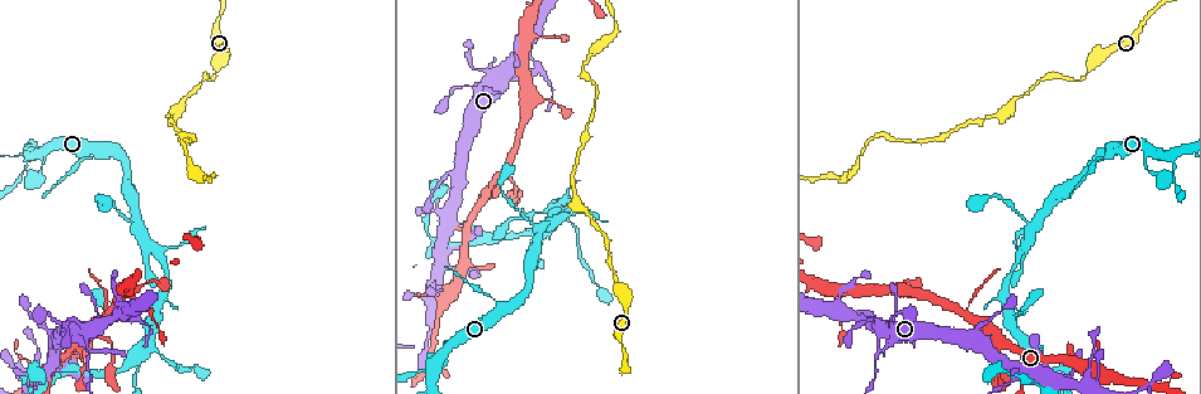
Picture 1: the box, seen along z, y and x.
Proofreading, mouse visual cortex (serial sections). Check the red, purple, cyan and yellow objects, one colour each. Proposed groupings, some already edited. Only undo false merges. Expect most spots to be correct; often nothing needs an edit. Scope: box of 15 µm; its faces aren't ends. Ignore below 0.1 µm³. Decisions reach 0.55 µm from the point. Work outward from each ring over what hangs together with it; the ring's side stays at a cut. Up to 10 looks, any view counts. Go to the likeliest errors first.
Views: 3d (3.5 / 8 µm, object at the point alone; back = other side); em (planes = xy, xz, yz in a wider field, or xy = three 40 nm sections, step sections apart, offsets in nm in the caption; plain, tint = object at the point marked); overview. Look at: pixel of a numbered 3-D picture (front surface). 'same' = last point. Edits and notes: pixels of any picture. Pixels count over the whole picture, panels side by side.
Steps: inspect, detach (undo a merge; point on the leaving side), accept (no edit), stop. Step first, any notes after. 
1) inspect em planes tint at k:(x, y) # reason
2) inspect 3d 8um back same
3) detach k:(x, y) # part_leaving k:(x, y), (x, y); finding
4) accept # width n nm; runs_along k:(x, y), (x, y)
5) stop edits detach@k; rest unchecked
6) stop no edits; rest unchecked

inspect 3d 3.5um at 1:(581, 71)

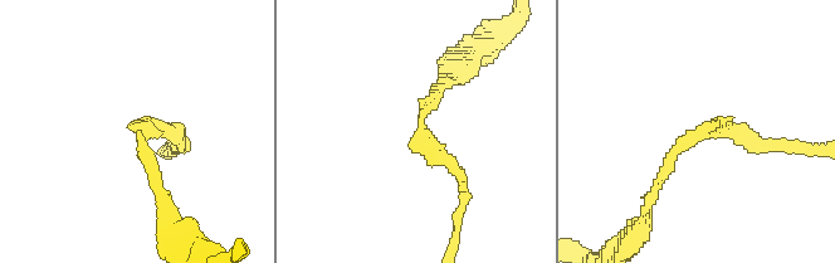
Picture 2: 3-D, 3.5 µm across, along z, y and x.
inspect em planes tint at 2:(703, 129) # arm_widths 150, 200 nm

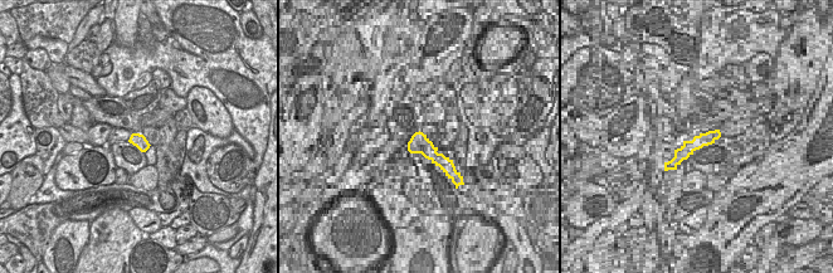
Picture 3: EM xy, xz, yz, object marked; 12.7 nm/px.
accept # runs_along 2:(763, 147), (703, 127), (654, 189); one cell here

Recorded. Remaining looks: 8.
inspect 3d 3.5um at 1:(87, 348) # sudden change in width

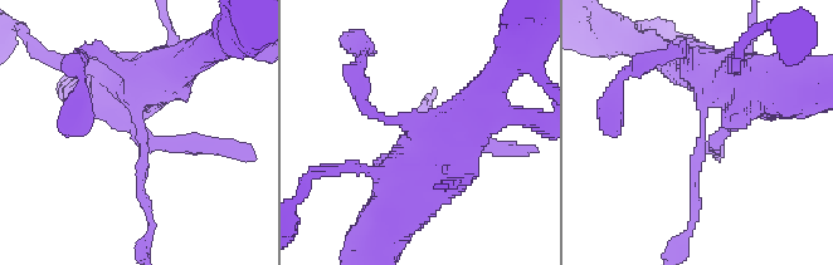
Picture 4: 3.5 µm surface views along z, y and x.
inspect em xy step 1 tint at 4:(139, 127) # arm_widths 150, 600 nm

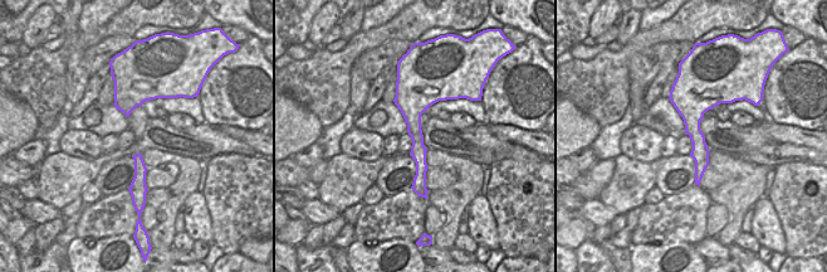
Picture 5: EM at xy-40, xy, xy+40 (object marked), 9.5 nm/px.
inspect em xy step 3 tint same # cut it another way

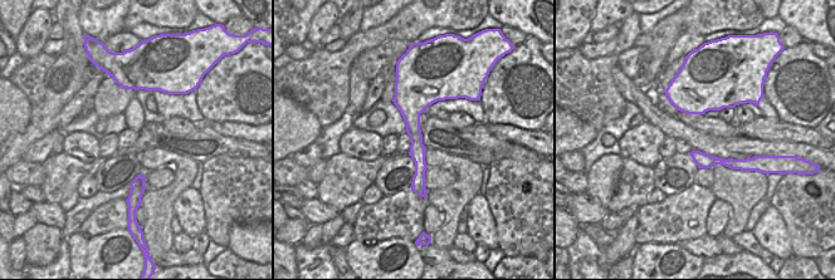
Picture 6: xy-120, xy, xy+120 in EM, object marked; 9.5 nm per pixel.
accept # runs_along 4:(745, 78), (704, 102), (695, 210); continuous, no second cell

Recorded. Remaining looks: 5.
inspect 3d 3.5um at 1:(1034, 225) # thin arm on a thick one

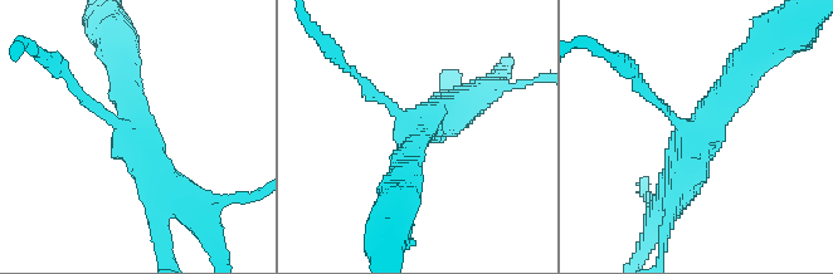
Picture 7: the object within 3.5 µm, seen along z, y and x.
inspect em xy step 5 tint at 7:(699, 133) # now the EM

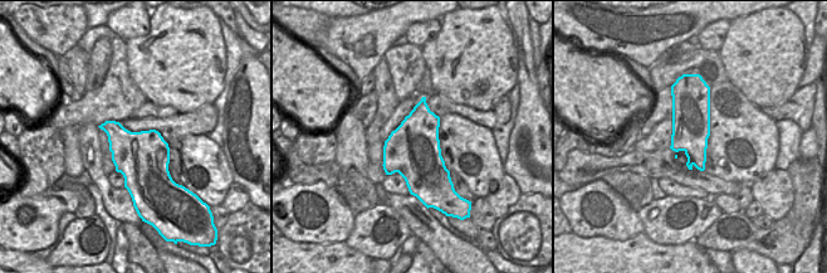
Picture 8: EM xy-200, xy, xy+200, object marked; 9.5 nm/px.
inspect em xy step 3 tint same # another direction

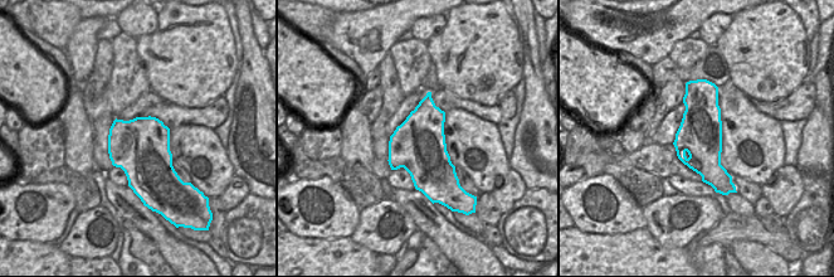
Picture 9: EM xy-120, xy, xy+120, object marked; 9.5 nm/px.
accept # arms 3; arm_widths 150, 400, 450 nm; runs_along 7:(744, 64), (698, 133), (672, 200); all the same cell

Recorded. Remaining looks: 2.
inspect 3d 3.5um back at 1:(151, 345) # sudden change in width

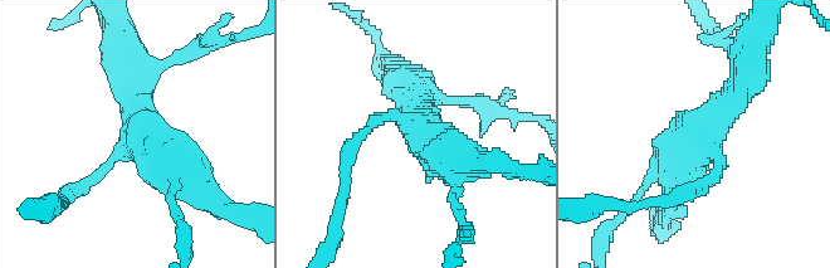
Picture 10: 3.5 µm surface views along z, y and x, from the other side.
inspect em xy step 5 tint at 10:(702, 134) # need the tissue

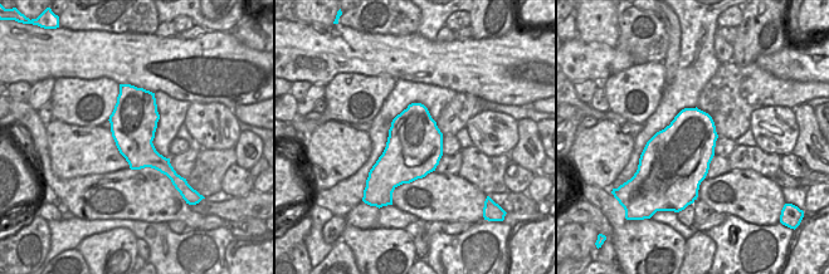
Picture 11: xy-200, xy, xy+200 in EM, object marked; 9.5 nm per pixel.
accept # arm_widths 150, 400, 500 nm; runs_along 10:(750, 66), (672, 170), (672, 189); continuous, no second cell

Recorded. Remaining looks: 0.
stop no edits; rest unchecked

